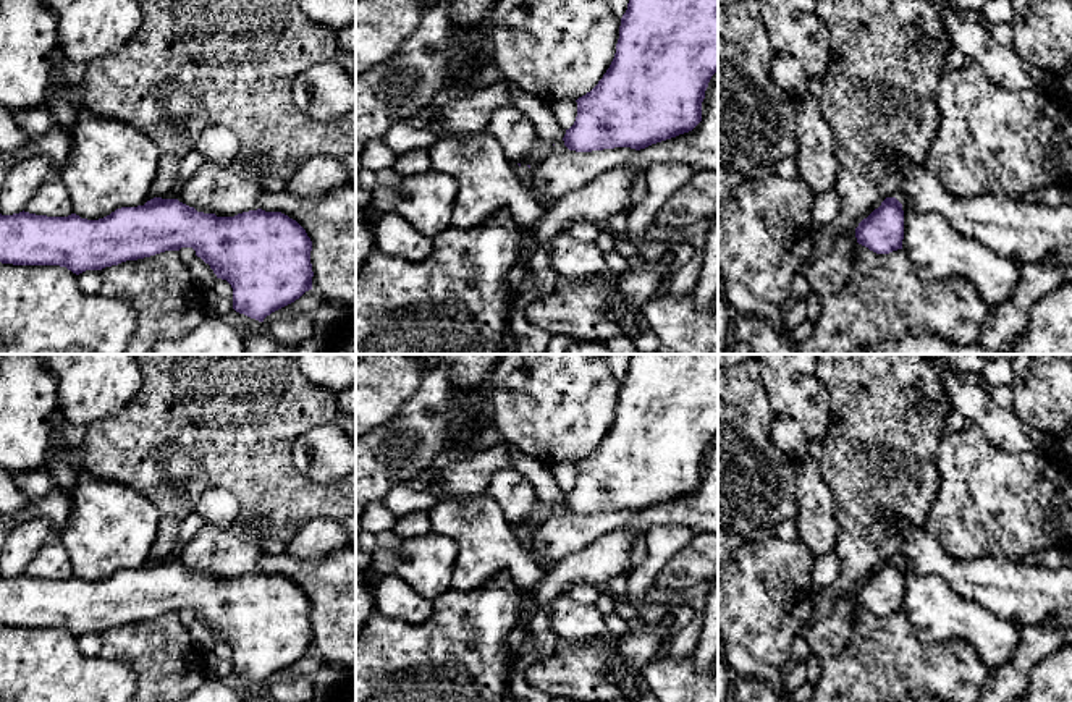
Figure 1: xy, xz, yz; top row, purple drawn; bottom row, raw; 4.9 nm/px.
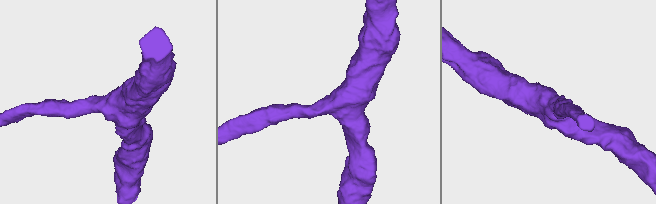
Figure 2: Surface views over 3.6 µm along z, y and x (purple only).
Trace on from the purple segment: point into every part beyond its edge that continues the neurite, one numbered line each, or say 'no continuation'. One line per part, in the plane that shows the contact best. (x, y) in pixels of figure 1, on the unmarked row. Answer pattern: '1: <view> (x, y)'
no continuation

